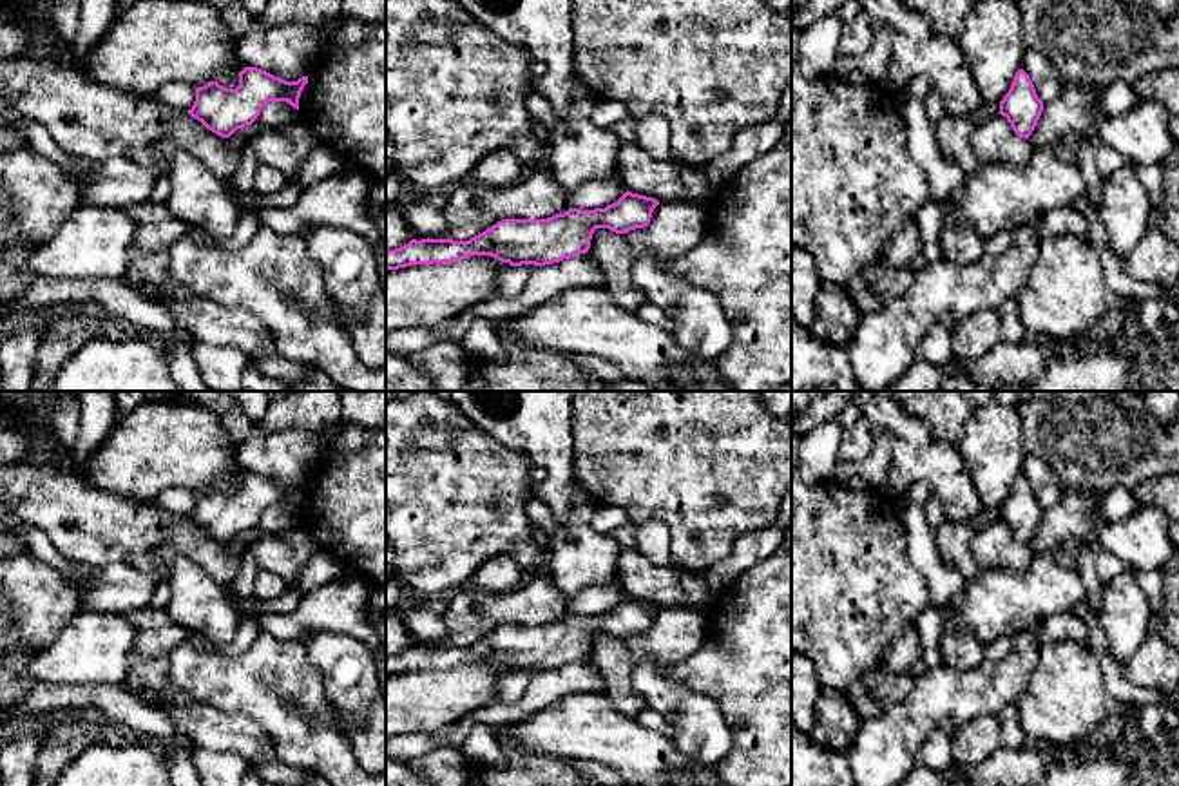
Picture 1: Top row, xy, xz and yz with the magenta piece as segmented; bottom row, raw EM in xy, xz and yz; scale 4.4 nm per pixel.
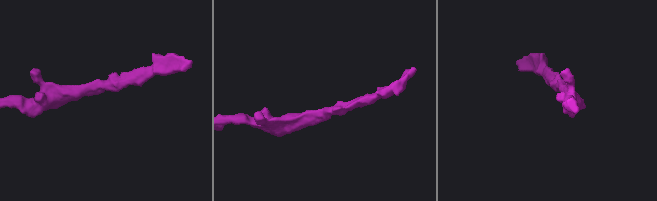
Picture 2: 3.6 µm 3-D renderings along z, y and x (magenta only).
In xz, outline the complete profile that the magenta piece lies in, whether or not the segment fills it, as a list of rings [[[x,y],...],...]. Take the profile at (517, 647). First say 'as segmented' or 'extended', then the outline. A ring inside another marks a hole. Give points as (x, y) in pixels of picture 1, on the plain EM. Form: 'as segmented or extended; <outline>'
as segmented; [[[627,596],[605,614],[569,614],[547,625],[502,625],[469,647],[411,645],[386,657],[386,676],[456,668],[471,661],[491,661],[511,672],[545,672],[589,657],[596,634],[616,639],[645,634],[657,610],[654,603]]]

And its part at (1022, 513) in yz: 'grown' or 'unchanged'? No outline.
unchanged

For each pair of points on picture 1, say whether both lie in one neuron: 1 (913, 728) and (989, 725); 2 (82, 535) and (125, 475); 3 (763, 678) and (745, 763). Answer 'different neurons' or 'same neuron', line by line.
1: different neurons
2: different neurons
3: same neuron

